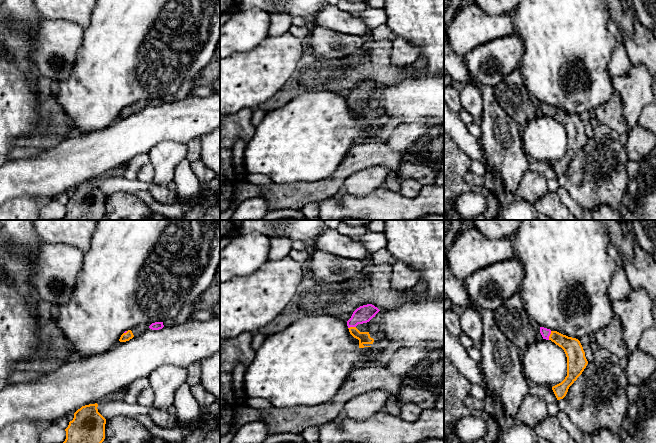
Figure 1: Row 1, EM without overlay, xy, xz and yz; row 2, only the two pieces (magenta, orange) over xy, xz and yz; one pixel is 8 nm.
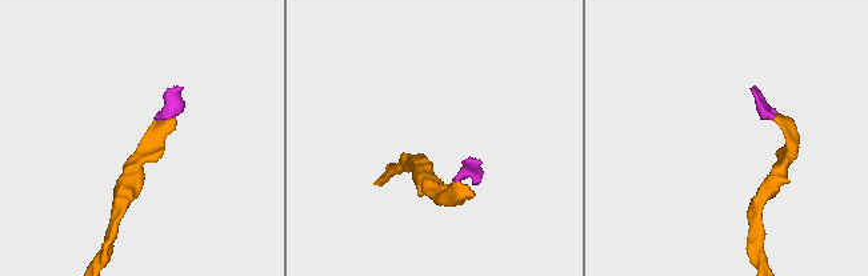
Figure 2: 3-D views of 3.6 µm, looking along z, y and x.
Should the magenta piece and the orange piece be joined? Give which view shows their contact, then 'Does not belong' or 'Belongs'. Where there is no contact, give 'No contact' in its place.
Touches magenta in yz. Belongs

